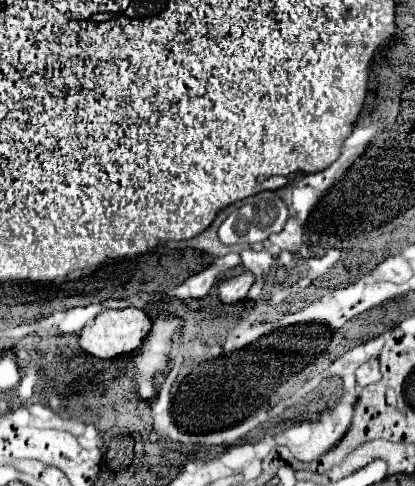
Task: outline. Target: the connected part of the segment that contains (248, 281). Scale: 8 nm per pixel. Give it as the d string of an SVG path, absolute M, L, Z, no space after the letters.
M245 272L245 274L237 276L237 278L221 282L219 284L219 298L221 298L221 302L231 304L231 302L237 302L237 300L245 298L249 288L251 288L251 284L253 284L253 274L249 274L249 272Z

